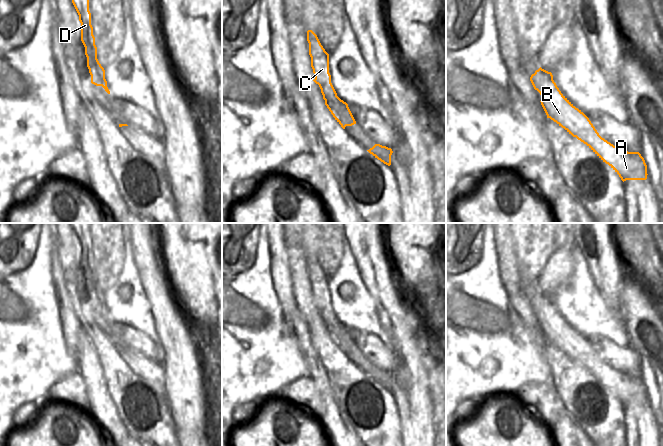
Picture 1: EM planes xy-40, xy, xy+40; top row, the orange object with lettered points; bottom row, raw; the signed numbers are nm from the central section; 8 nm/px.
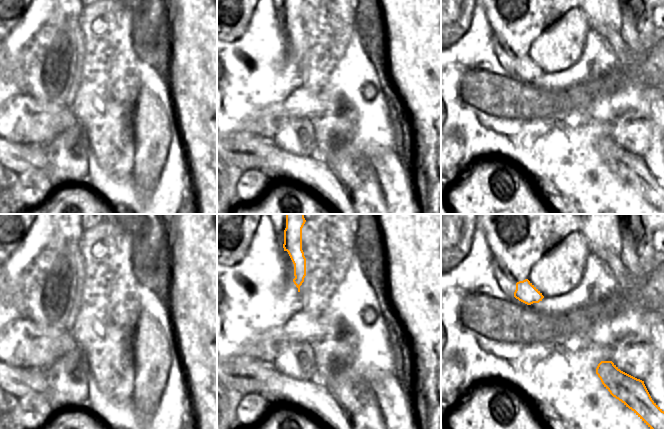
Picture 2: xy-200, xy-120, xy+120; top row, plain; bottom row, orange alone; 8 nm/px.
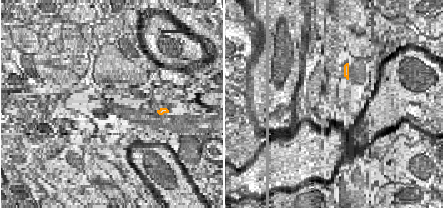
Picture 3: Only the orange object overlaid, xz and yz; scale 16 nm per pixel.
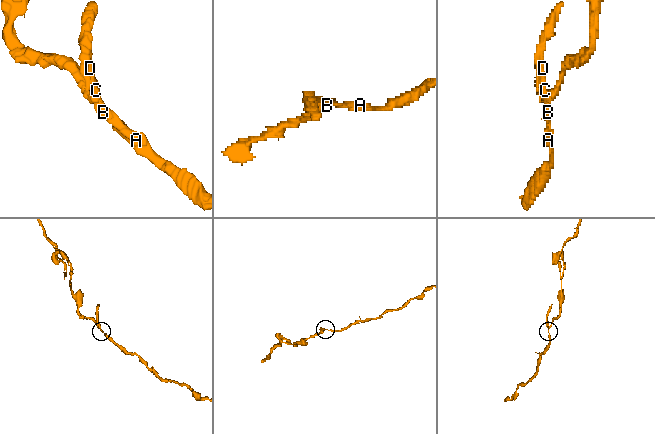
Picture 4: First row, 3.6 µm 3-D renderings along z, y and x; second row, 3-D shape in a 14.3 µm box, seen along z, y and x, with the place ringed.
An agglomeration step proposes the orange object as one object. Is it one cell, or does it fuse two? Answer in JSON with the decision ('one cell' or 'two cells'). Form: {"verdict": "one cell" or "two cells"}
{"verdict": "two cells"}

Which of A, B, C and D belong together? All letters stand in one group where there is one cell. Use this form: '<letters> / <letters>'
A B / C D

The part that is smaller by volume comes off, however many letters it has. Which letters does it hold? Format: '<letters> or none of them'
C, D

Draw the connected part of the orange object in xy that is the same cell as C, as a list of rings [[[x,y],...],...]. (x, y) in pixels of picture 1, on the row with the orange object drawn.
[[[312,30],[307,31],[307,41],[309,43],[311,67],[315,75],[313,81],[319,85],[325,101],[332,102],[337,100],[338,96],[331,83],[331,75],[329,73],[329,54]]]

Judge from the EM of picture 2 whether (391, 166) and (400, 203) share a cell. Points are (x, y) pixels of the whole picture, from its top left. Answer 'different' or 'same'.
same

